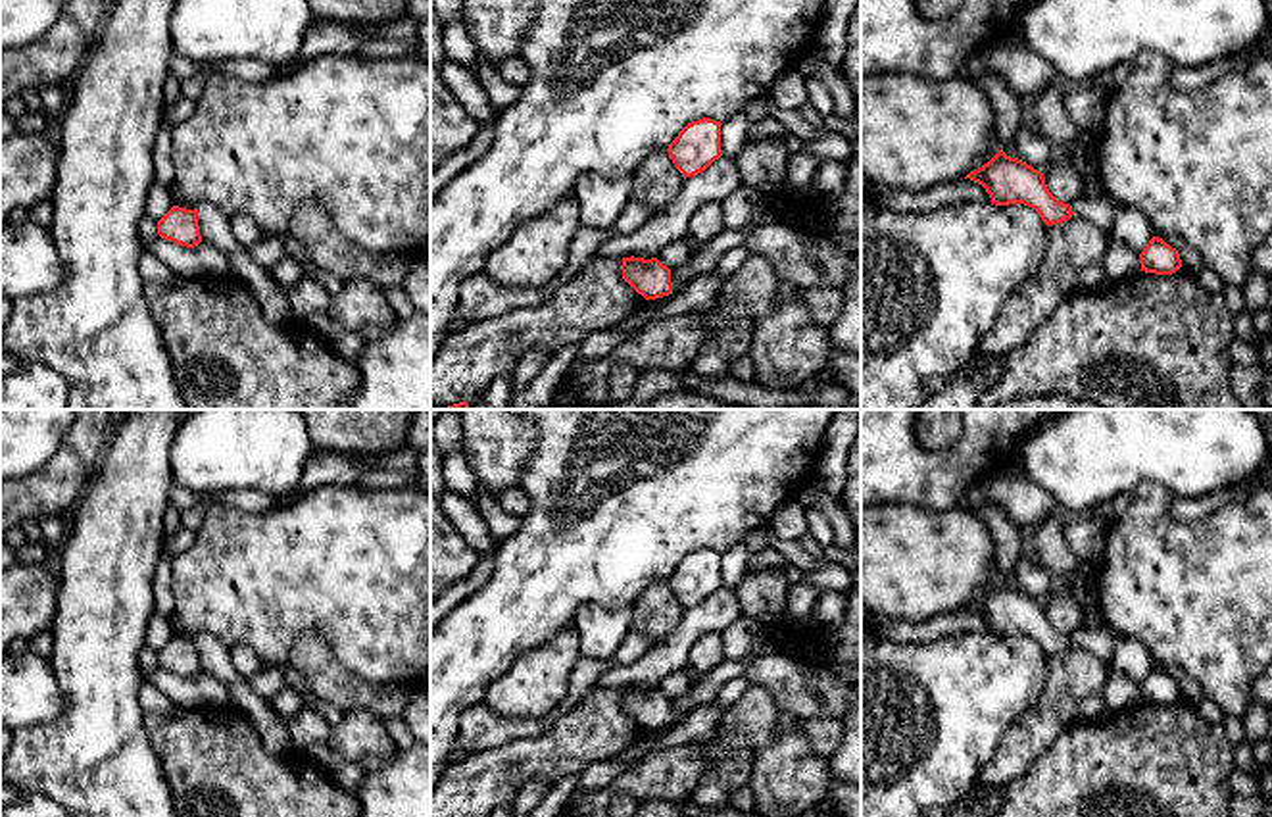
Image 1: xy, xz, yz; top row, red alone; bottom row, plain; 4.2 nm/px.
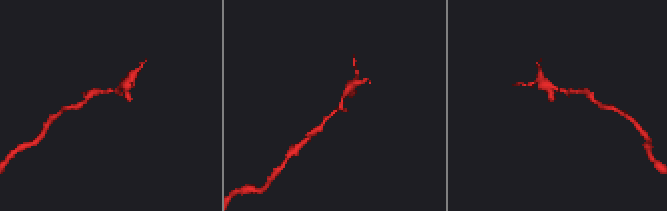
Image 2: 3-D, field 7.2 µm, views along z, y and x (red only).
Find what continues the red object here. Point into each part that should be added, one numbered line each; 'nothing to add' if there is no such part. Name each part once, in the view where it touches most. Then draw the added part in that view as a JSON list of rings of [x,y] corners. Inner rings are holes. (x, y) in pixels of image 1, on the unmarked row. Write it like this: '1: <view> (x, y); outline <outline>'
nothing to add

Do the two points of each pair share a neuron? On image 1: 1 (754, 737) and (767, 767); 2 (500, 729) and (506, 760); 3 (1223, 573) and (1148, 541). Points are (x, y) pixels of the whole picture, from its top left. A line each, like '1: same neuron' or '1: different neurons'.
1: different neurons
2: different neurons
3: same neuron

